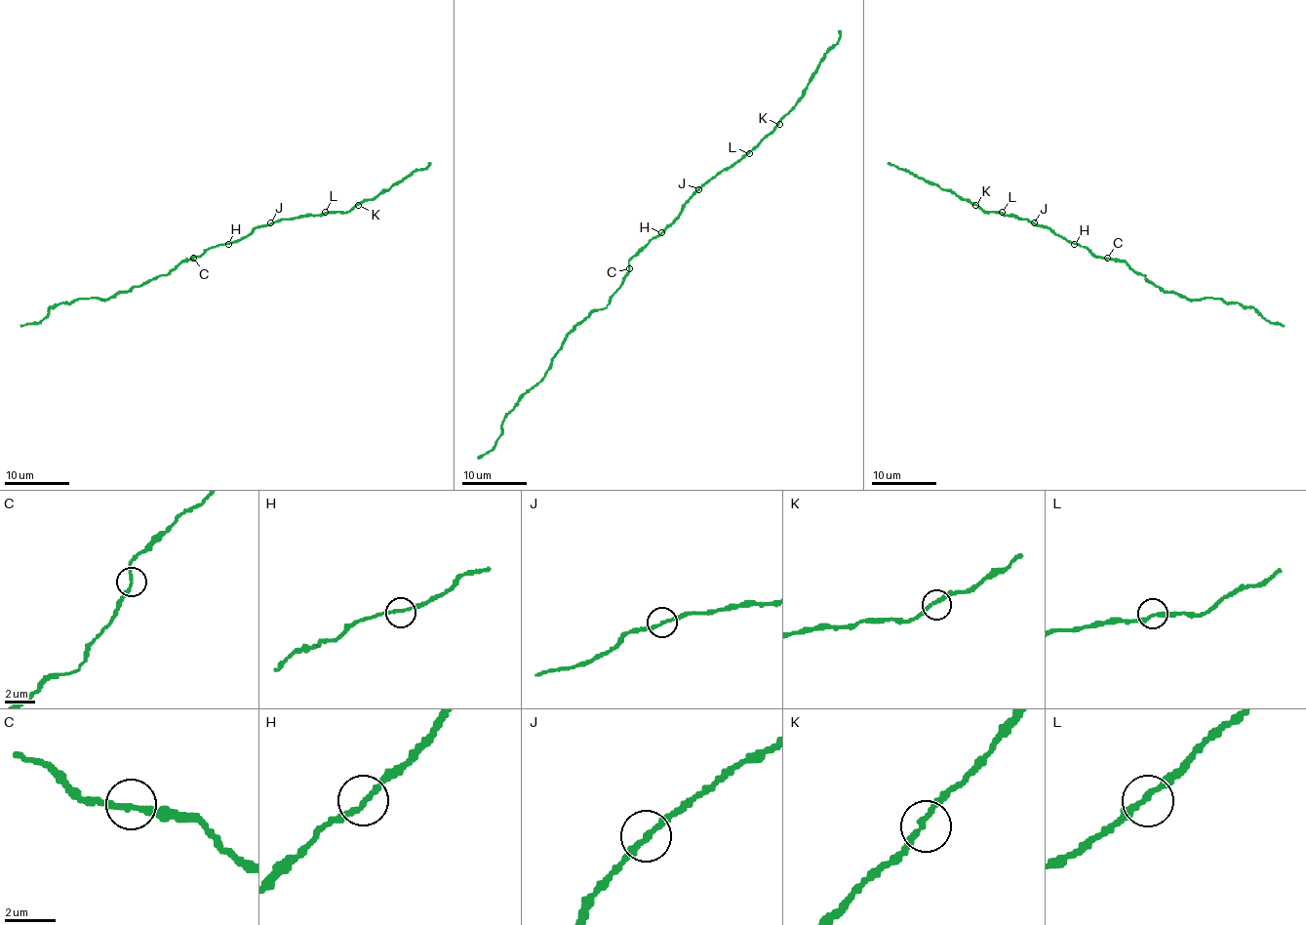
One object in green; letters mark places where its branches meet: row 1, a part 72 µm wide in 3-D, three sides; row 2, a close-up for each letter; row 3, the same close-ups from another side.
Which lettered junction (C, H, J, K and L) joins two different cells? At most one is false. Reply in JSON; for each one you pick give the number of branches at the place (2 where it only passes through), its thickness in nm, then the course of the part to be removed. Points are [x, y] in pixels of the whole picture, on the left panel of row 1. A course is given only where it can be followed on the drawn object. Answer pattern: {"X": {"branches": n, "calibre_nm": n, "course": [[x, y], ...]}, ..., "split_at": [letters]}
{"split_at": []}

